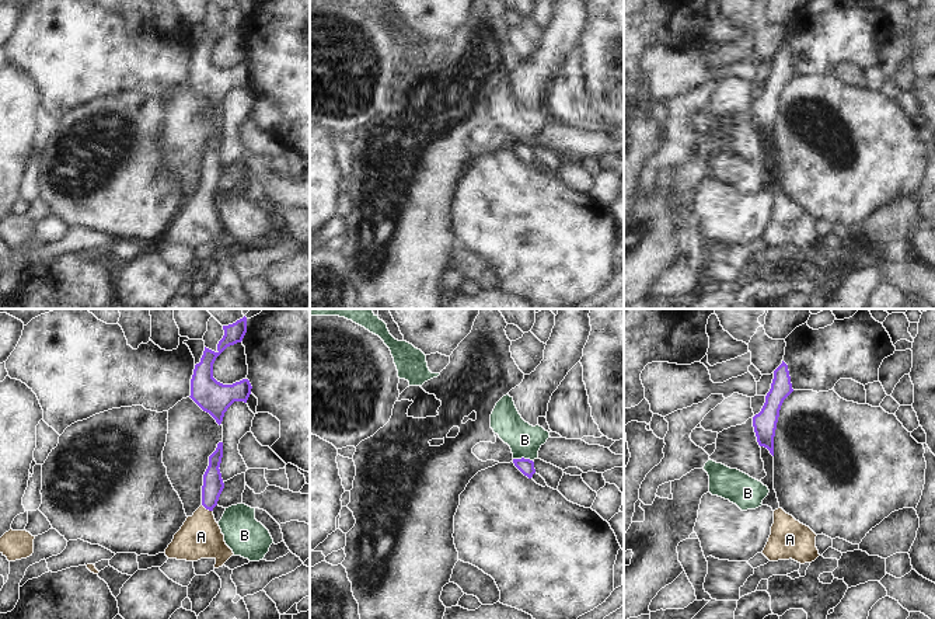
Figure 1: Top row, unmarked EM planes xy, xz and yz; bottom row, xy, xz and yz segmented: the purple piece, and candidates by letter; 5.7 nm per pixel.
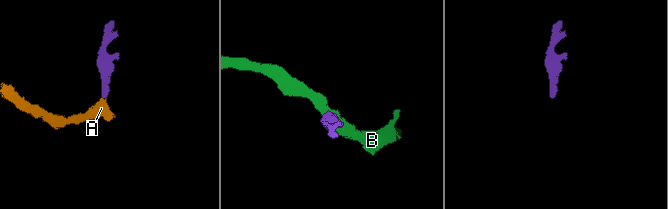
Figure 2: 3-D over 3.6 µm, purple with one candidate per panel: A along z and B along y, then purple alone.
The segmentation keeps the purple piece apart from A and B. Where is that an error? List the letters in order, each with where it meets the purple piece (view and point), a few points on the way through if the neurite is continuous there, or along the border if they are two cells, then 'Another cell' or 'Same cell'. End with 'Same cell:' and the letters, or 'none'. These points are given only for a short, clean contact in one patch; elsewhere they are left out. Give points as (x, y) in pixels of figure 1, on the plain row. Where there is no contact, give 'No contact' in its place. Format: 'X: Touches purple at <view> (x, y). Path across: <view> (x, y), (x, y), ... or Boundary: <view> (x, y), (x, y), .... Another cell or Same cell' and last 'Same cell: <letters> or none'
A: Touches purple at xy (208, 194). Path across: xy (213, 170), (208, 194), (203, 200), (201, 222). Same cell
B: Touches purple at xz (523, 143). Boundary: xz (513, 143), (529, 143), (531, 146). Another cell
Same cell: A.

